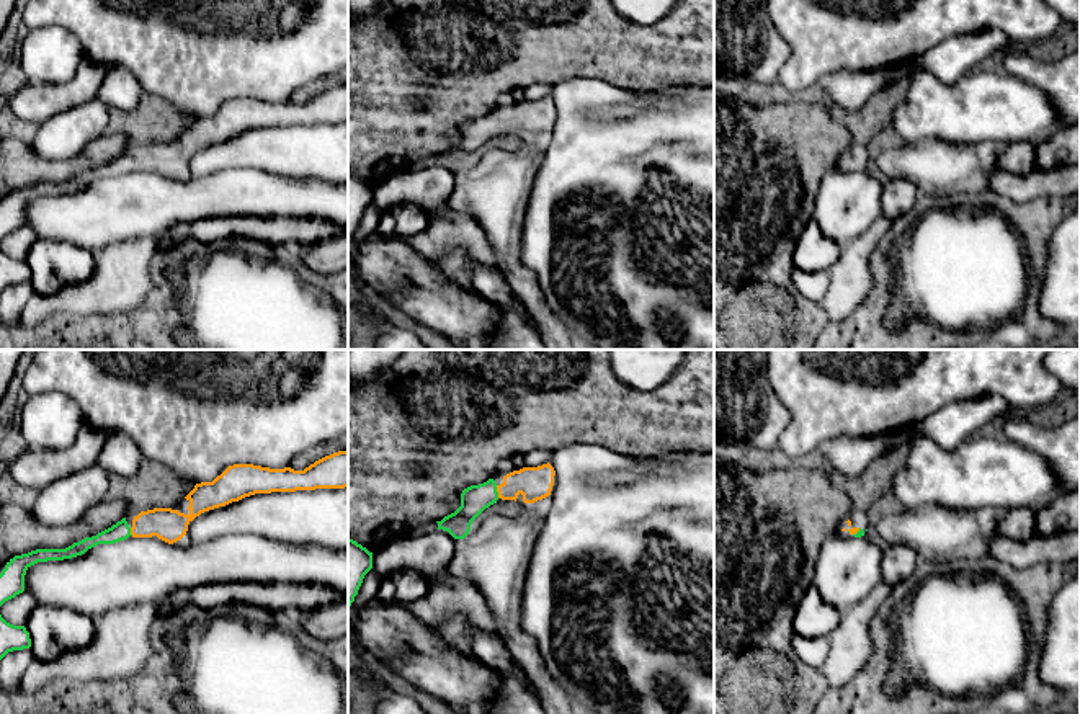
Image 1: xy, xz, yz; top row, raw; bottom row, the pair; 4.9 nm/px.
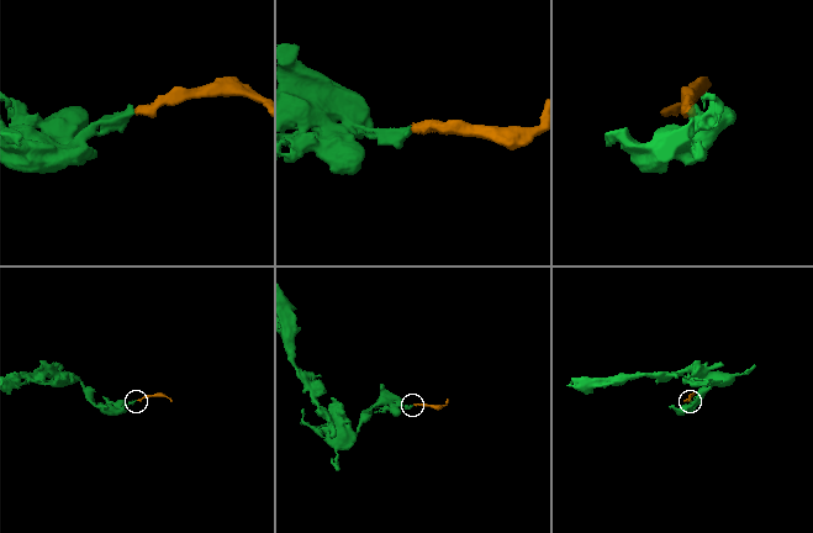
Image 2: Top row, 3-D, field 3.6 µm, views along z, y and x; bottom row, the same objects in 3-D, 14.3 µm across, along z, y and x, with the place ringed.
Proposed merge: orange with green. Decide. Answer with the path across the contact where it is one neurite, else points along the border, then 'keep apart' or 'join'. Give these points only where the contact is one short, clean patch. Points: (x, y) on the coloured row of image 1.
way xz (535, 484), (497, 490), (474, 499); join

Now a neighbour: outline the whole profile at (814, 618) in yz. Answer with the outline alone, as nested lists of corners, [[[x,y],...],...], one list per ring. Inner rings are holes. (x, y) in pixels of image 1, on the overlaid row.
[[[810,587],[801,600],[792,631],[802,637],[827,637],[838,624],[840,614],[827,605],[815,587]]]

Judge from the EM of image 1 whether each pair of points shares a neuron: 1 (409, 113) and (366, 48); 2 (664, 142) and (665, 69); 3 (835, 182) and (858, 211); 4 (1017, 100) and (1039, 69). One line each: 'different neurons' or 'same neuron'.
1: same neuron
2: different neurons
3: same neuron
4: different neurons

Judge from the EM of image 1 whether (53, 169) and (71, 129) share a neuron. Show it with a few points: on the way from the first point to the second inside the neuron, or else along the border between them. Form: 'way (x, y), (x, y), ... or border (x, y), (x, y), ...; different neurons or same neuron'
border (90, 142), (61, 160), (46, 160), (30, 146); different neurons

